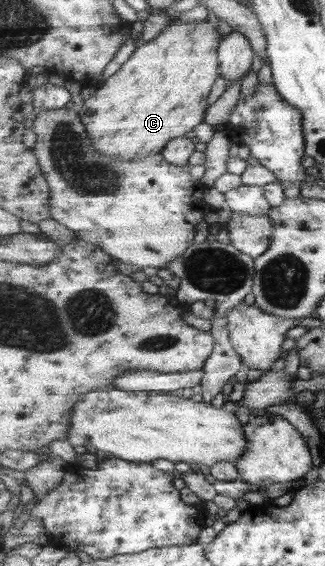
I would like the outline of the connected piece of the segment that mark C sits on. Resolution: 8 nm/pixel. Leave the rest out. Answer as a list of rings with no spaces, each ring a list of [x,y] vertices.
[[[174,19],[156,40],[140,45],[120,69],[104,83],[98,85],[96,93],[85,100],[79,116],[90,133],[95,149],[115,159],[135,159],[153,155],[171,142],[173,138],[183,137],[205,122],[208,96],[218,78],[218,46],[224,41],[218,26],[209,21],[185,23]]]

